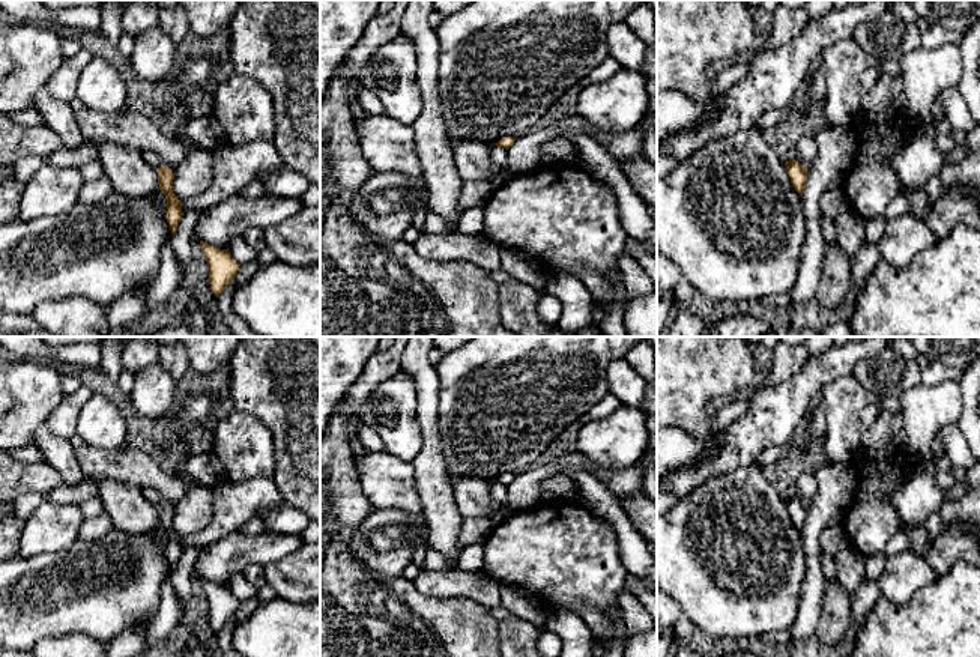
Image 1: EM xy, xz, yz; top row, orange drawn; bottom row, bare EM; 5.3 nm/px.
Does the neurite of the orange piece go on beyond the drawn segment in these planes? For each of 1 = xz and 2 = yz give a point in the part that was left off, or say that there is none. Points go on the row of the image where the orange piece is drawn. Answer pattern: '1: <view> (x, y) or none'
1: none
2: none

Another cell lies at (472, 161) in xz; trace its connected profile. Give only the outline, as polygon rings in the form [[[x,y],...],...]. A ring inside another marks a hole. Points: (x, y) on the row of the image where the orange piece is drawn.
[[[458,141],[452,146],[455,168],[463,182],[484,180],[499,188],[513,177],[510,170],[492,165],[492,149],[492,144],[479,141]]]

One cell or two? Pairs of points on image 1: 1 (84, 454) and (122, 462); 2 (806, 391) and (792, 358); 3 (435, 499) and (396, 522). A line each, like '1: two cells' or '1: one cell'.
1: one cell
2: two cells
3: two cells

